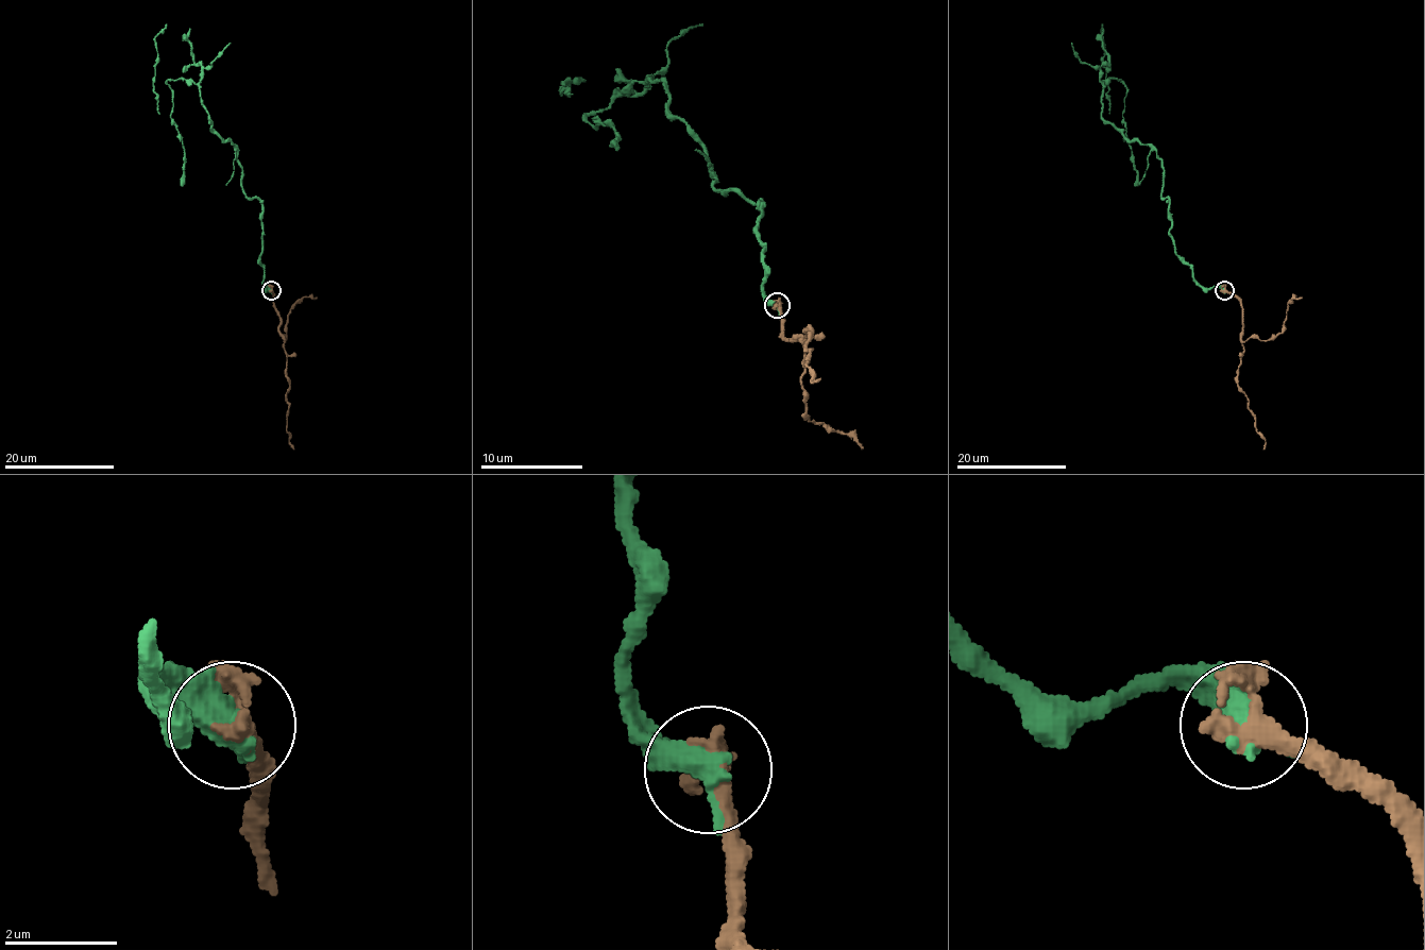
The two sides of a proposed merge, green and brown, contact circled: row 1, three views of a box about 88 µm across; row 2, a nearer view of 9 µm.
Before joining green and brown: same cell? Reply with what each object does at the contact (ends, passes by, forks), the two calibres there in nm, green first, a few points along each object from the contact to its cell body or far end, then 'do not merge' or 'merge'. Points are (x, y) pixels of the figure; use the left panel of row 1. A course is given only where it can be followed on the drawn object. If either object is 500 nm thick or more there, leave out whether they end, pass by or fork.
green passes by | brown passes by | 440/320 nm | green via (271, 290), (261, 202), (184, 78), (168, 84), (182, 186) | brown via (271, 290), (285, 348), (289, 387), (286, 431), (294, 450) | merge

